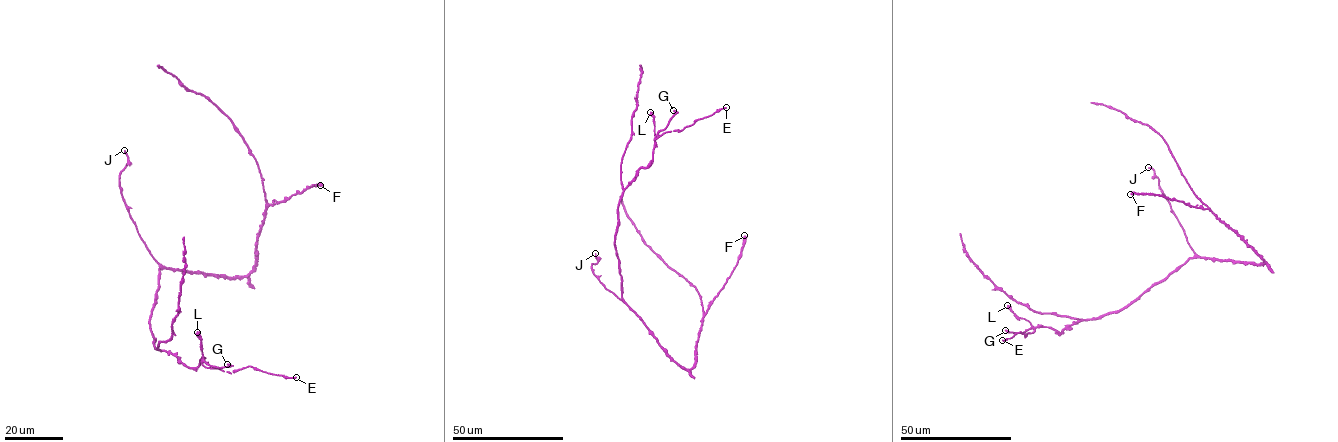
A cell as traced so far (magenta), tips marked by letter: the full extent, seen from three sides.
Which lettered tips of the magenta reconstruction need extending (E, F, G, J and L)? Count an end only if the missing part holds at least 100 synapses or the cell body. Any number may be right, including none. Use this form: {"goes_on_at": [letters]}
{"goes_on_at": []}

